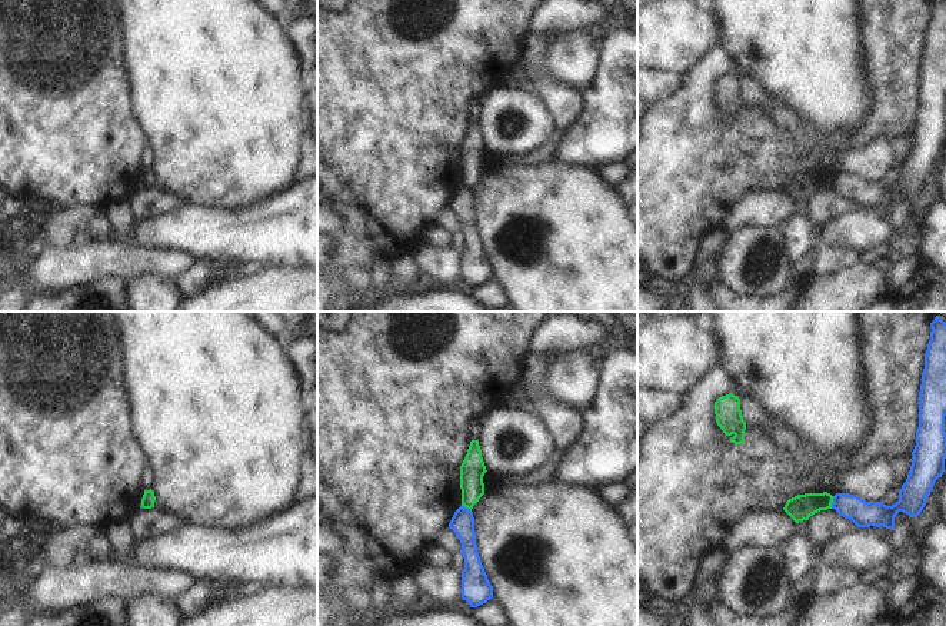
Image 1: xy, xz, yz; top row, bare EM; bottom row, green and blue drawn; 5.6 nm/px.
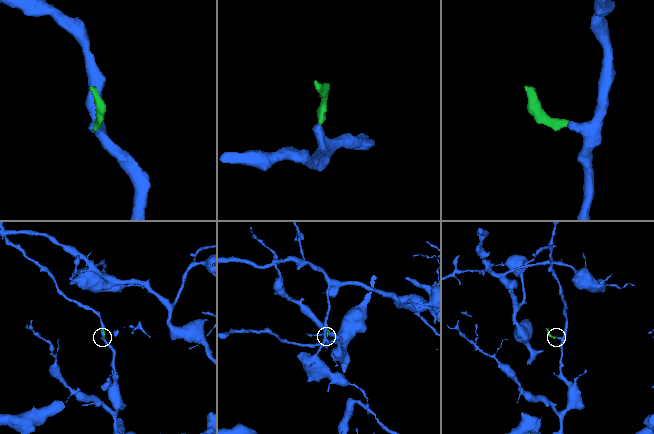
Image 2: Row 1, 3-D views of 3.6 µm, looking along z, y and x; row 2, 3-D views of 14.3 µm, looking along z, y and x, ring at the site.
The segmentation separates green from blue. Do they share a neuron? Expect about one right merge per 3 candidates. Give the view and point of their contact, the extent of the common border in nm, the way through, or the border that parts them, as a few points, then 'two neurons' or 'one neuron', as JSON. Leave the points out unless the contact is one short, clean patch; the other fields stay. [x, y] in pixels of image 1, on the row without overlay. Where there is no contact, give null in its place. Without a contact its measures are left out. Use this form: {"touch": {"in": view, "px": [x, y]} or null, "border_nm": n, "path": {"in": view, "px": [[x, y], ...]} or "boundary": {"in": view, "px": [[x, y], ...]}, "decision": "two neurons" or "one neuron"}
{"touch": {"in": "yz", "px": [832, 182]}, "border_nm": 80, "boundary": {"in": "yz", "px": [[835, 176], [830, 187]]}, "decision": "two neurons"}

